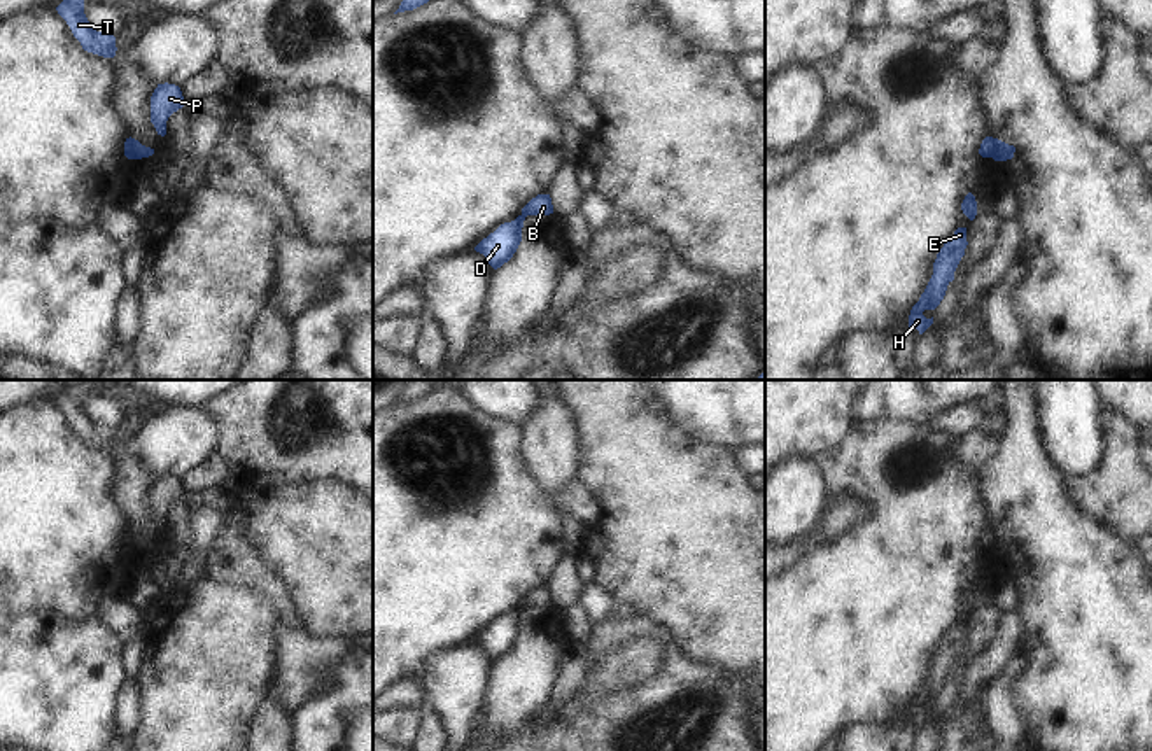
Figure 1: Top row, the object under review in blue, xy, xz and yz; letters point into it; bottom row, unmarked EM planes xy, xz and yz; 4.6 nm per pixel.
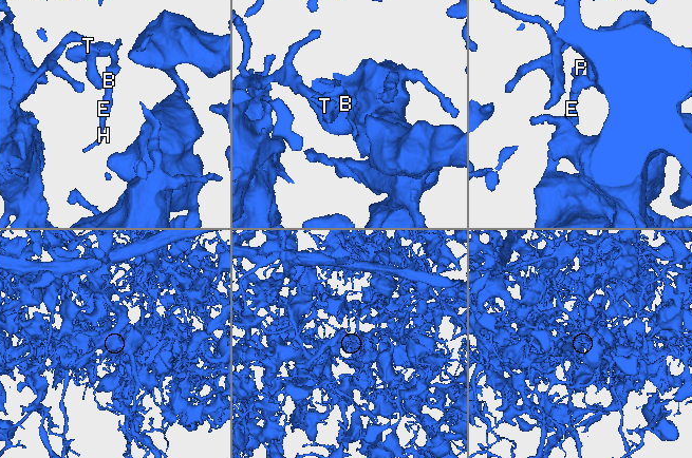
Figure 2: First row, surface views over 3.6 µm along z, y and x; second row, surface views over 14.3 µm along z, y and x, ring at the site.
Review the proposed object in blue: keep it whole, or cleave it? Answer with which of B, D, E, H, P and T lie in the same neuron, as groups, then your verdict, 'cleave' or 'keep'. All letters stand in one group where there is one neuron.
B E H P / D T; cleave

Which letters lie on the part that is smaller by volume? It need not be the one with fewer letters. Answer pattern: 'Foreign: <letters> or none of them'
Foreign: B, E, H, P

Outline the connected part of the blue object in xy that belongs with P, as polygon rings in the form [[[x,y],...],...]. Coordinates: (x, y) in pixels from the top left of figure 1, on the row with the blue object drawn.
[[[168,82],[158,84],[151,96],[151,123],[154,124],[158,135],[166,135],[168,117],[184,105],[186,100],[179,86]]]

